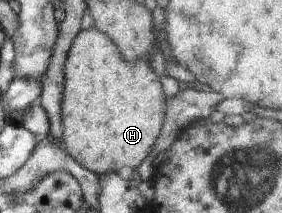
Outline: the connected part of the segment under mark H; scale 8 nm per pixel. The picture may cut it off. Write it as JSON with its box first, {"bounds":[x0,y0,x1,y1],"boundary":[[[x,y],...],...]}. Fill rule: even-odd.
{"bounds":[61,27,167,176],"boundary":[[[96,27],[81,29],[71,42],[63,73],[65,78],[61,117],[63,126],[63,148],[84,168],[98,176],[116,173],[123,166],[130,168],[148,163],[154,141],[161,133],[165,121],[167,96],[160,77],[148,61],[138,59],[128,62],[121,57],[121,50],[106,34]]]}

